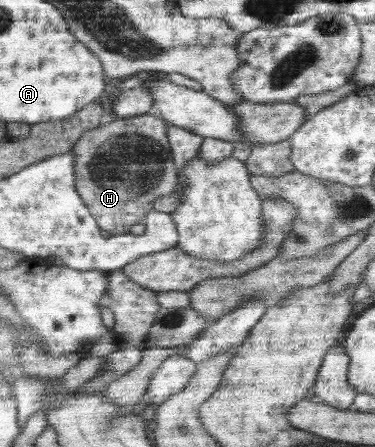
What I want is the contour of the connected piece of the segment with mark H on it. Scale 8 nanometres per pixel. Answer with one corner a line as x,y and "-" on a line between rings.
150,112
88,130
71,150
76,153
75,187
99,227
112,236
143,222
156,200
172,194
179,182
166,122

